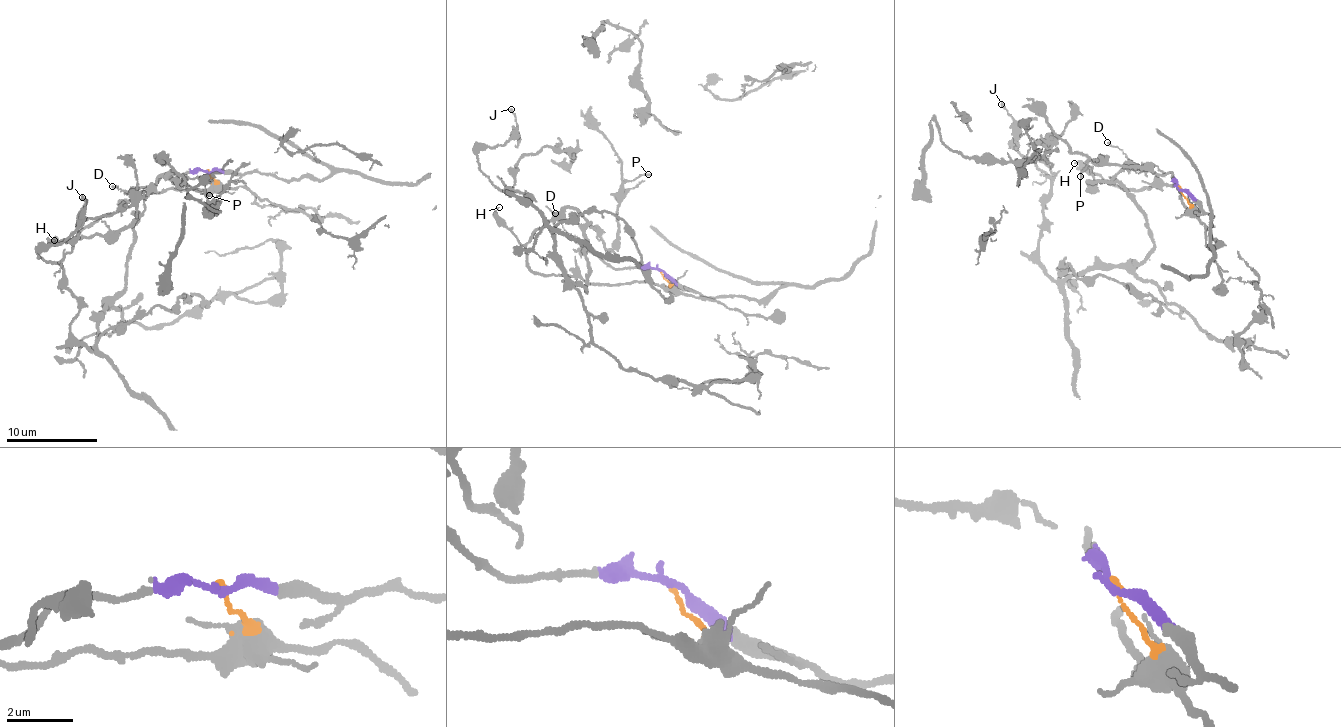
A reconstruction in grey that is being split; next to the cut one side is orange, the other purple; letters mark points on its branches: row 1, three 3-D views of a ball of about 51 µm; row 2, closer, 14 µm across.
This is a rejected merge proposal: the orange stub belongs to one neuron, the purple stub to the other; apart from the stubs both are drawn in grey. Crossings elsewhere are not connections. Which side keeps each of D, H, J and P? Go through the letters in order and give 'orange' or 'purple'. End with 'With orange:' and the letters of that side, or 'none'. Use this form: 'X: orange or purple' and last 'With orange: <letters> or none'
D: purple
H: orange
J: orange
P: orange
With orange: H, J, P

